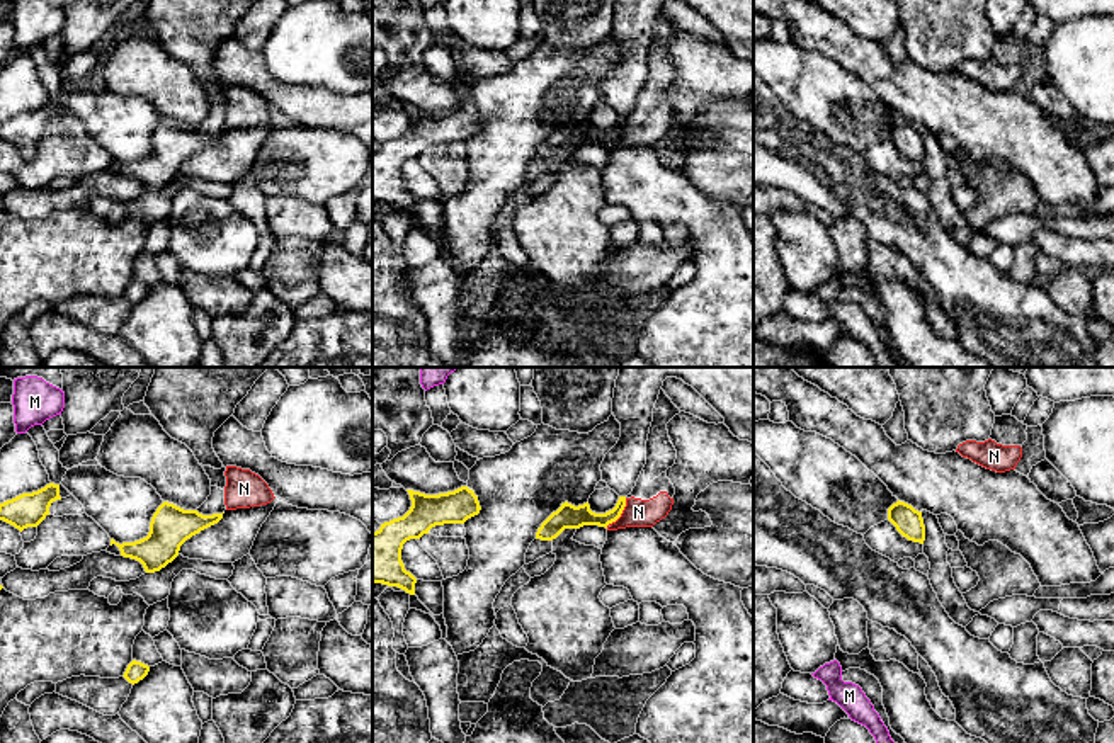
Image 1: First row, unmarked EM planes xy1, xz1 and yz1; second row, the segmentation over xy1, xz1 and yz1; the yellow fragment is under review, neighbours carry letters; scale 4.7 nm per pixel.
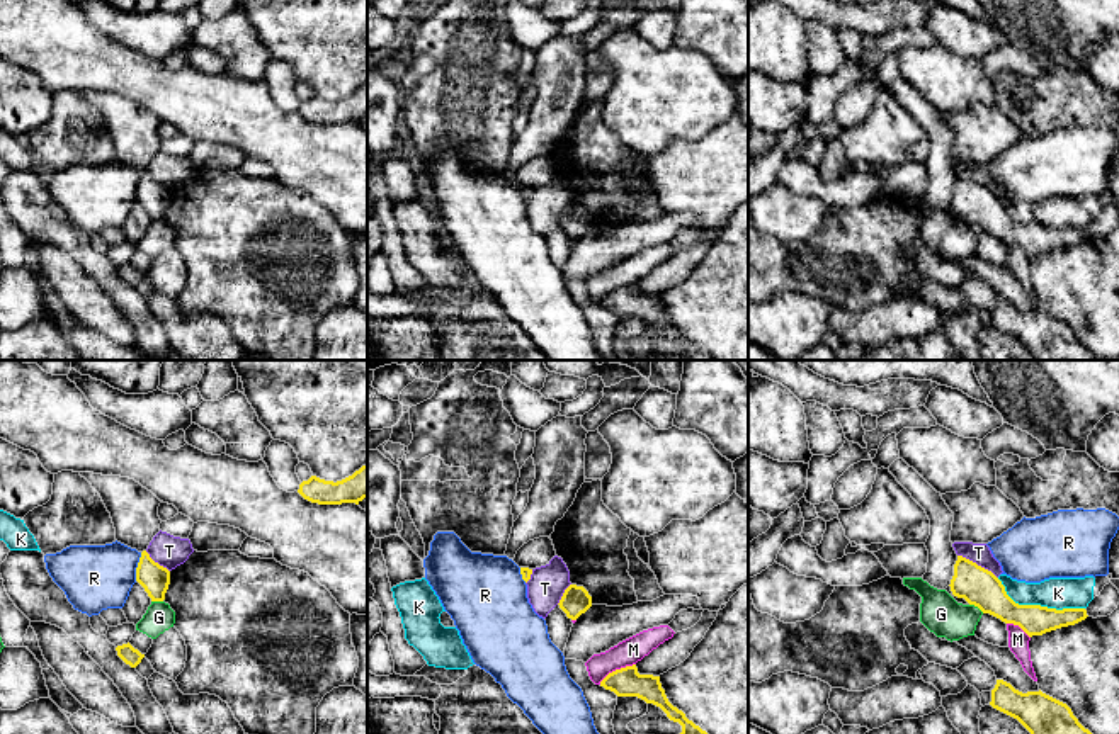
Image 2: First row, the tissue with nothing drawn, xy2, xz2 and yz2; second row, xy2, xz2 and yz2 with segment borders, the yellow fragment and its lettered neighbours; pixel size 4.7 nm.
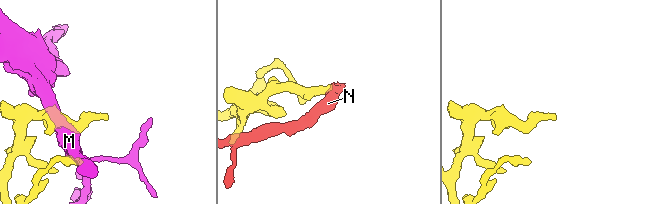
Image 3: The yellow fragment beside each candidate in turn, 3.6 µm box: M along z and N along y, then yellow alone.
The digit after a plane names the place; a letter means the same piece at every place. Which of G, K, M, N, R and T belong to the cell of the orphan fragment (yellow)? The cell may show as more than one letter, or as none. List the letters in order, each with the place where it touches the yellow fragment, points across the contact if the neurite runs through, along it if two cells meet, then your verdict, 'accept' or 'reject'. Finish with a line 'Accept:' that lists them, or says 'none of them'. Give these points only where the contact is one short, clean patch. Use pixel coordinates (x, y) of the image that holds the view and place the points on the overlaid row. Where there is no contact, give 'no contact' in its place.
G: meets yellow in yz2 at (976, 605); reject
K: meets yellow in yz2 at (1038, 605); reject
M: meets yellow in xz2 at (616, 670); reject
N: meets yellow in xz1 at (621, 512); border along xz1 (626, 499), (623, 512), (606, 527); reject
R: meets yellow in xy2 at (138, 566); border along xy2 (142, 553), (135, 580); reject
T: meets yellow in yz2 at (976, 564); border along yz2 (958, 554), (987, 568), (997, 578); reject
Accept: none of them

